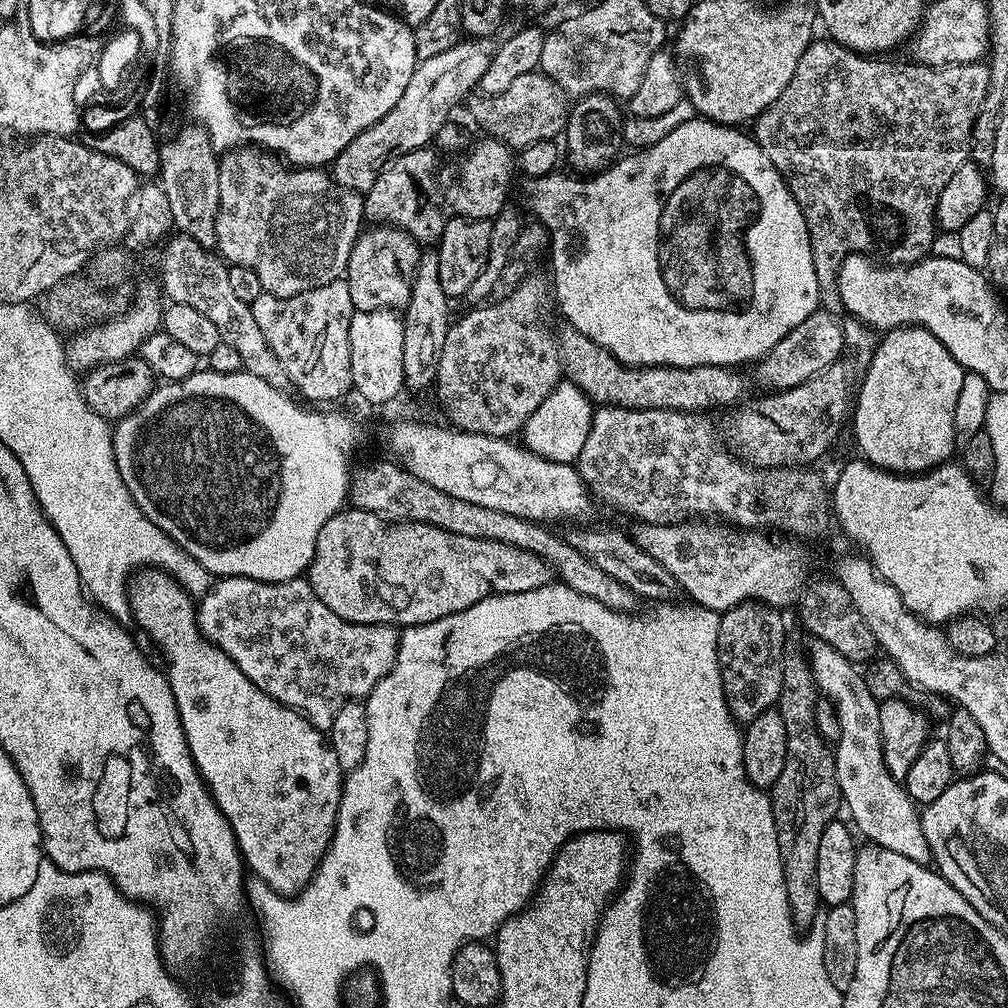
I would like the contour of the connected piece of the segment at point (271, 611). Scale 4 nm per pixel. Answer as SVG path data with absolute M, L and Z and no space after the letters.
M225 576L217 579L208 589L208 593L199 597L196 623L201 634L216 647L221 648L240 667L242 674L246 674L246 678L250 678L250 682L254 682L254 686L258 686L258 690L262 690L270 698L282 702L287 708L293 708L296 712L302 713L315 728L321 730L326 730L332 725L334 714L338 714L338 710L342 710L342 706L346 706L346 702L363 701L371 694L374 686L378 686L378 682L382 682L384 675L395 666L398 646L400 645L400 632L391 624L355 624L354 622L346 622L346 618L338 618L338 614L334 614L334 610L330 610L330 606L326 606L326 602L322 602L322 598L318 598L318 594L314 594L314 590L304 578L287 580L277 584L267 584L261 580L245 576Z

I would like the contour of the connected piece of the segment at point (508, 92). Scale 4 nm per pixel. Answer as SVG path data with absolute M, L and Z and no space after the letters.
M539 70L521 74L510 87L502 90L502 94L476 94L467 101L467 104L473 122L481 128L483 135L493 136L495 140L502 141L513 150L529 148L534 146L534 142L556 140L564 131L564 124L570 111L566 93Z

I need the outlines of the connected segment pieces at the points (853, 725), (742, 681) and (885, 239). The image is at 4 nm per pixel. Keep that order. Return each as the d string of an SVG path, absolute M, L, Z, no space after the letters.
M815 638L807 642L806 659L819 695L831 704L838 718L840 738L834 744L836 777L843 807L852 815L855 831L861 837L864 835L869 844L894 850L894 854L902 854L902 858L910 858L910 862L931 865L932 851L926 834L922 834L921 809L912 801L903 783L886 770L880 729L881 701L870 694L861 669L853 661L838 654L838 650L826 642Z
M760 601L740 603L721 613L718 628L718 662L728 712L740 724L753 721L779 703L784 673L786 628L783 613Z
M831 38L813 39L812 45L802 54L802 62L794 69L794 78L786 85L786 90L766 106L762 115L754 121L754 139L758 146L770 158L774 170L786 182L794 202L798 202L798 210L802 210L802 218L806 218L806 230L810 238L810 250L814 258L814 274L818 276L816 287L818 300L825 309L836 310L840 304L840 292L836 289L836 279L840 276L840 267L847 256L855 252L864 258L871 258L877 262L883 262L889 266L903 266L917 264L931 253L932 242L938 229L934 219L936 215L936 203L942 194L942 186L950 182L954 170L958 170L969 159L970 134L974 126L974 118L982 106L982 98L986 98L986 86L990 82L988 65L984 62L974 64L951 64L945 68L931 68L925 64L907 62L908 64L890 64L886 58L873 58L868 54L852 51L844 48Z

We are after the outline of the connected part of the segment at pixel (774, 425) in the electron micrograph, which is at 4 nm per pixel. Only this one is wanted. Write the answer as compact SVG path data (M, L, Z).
M835 360L826 370L798 386L776 390L764 394L761 400L739 405L728 420L727 447L756 468L812 466L819 456L827 454L840 431L843 428L845 431L854 404L853 365L846 360Z

